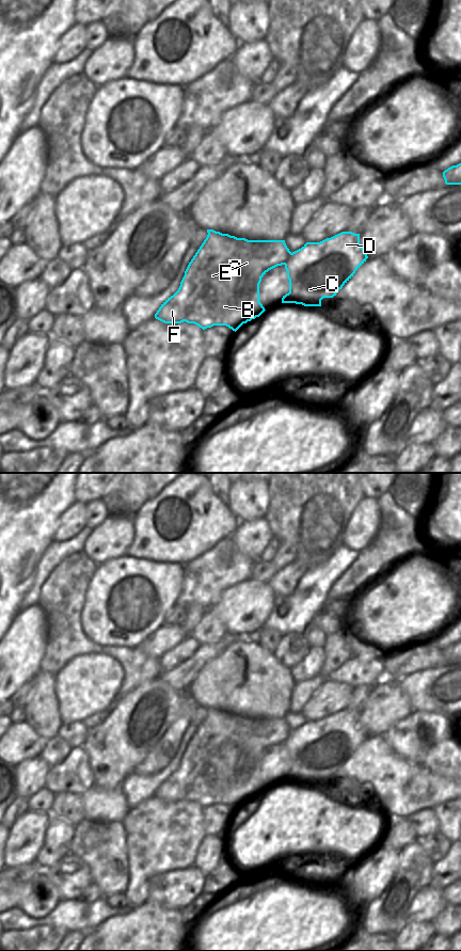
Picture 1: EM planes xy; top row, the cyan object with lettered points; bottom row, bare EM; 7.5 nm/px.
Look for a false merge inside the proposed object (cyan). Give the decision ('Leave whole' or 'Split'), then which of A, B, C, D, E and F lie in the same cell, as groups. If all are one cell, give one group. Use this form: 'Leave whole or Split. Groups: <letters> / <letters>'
Split. Groups: A B E F / C D

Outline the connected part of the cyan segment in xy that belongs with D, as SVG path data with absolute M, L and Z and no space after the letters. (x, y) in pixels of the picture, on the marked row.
M341 232L320 242L306 242L301 249L292 252L285 264L289 292L283 296L282 303L321 306L321 300L336 296L367 258L360 243L360 234L352 232Z

